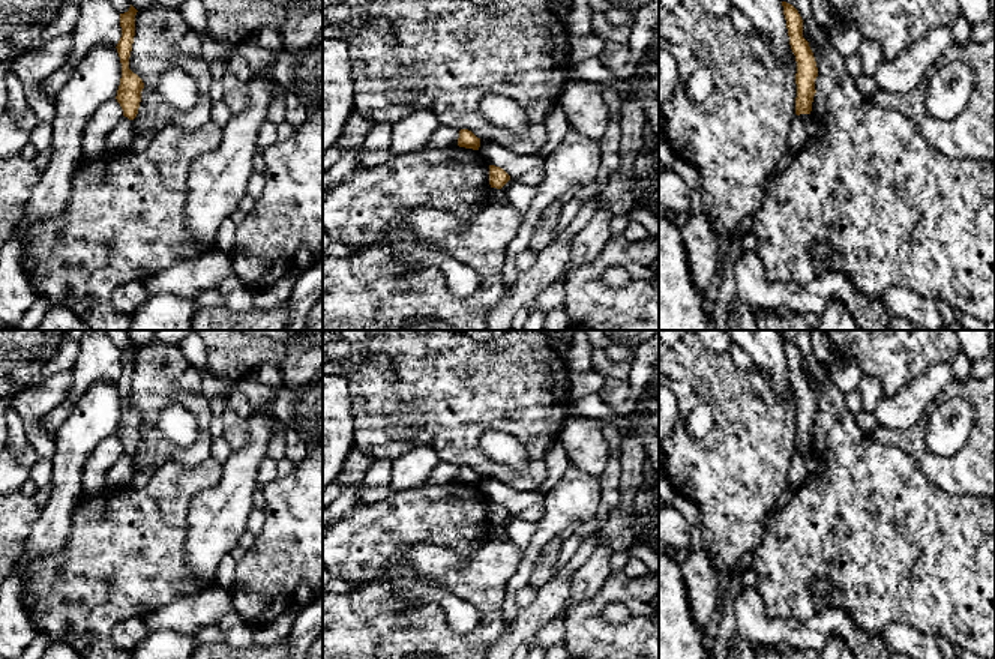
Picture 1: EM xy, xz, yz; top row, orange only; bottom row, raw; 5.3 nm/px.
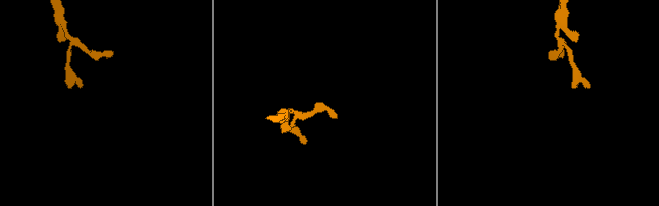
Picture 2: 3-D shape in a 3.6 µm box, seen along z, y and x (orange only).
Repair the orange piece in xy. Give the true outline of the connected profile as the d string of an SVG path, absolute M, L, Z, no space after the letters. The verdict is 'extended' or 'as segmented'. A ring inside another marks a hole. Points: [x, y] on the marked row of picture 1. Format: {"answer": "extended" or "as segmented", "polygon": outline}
{"answer": "as segmented", "polygon": "M131 5L128 12L120 14L122 38L116 47L122 63L122 78L116 99L123 110L123 116L129 120L134 120L138 114L141 92L144 89L143 80L129 69L137 12L138 11Z"}

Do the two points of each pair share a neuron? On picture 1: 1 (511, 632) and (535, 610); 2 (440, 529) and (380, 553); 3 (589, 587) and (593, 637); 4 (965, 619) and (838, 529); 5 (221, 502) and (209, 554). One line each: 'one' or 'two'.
1: one
2: one
3: two
4: one
5: one

